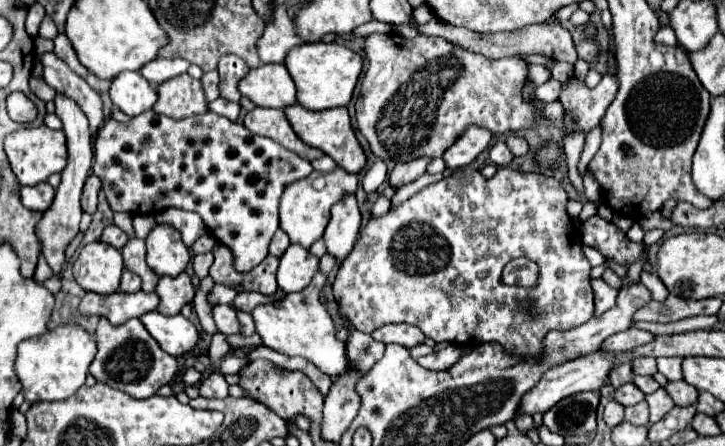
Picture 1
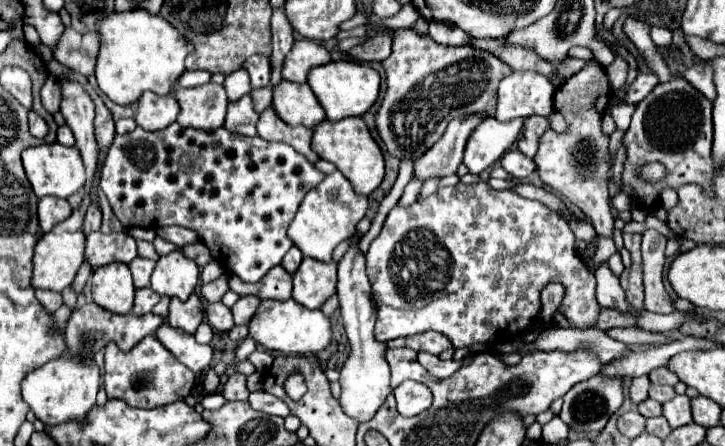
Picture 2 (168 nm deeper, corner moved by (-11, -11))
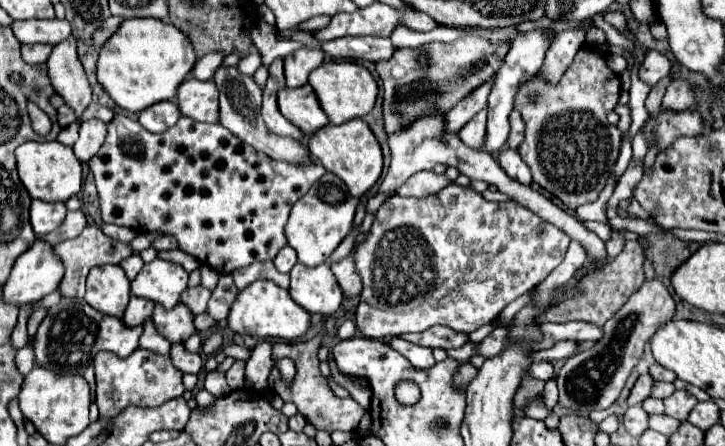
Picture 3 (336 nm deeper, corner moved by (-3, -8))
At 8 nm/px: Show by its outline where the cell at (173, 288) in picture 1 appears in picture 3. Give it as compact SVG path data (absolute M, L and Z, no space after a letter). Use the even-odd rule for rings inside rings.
M177 303L173 309L163 309L161 305L155 305L153 323L159 335L163 335L169 343L183 343L195 333L193 313L183 303Z

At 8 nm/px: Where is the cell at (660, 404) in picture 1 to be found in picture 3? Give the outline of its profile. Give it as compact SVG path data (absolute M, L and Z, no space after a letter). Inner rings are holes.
M675 391L671 397L663 399L663 403L665 403L665 413L667 413L669 417L675 417L675 419L679 419L679 421L685 421L687 415L689 415L689 411L691 411L699 401L697 401L689 391Z

